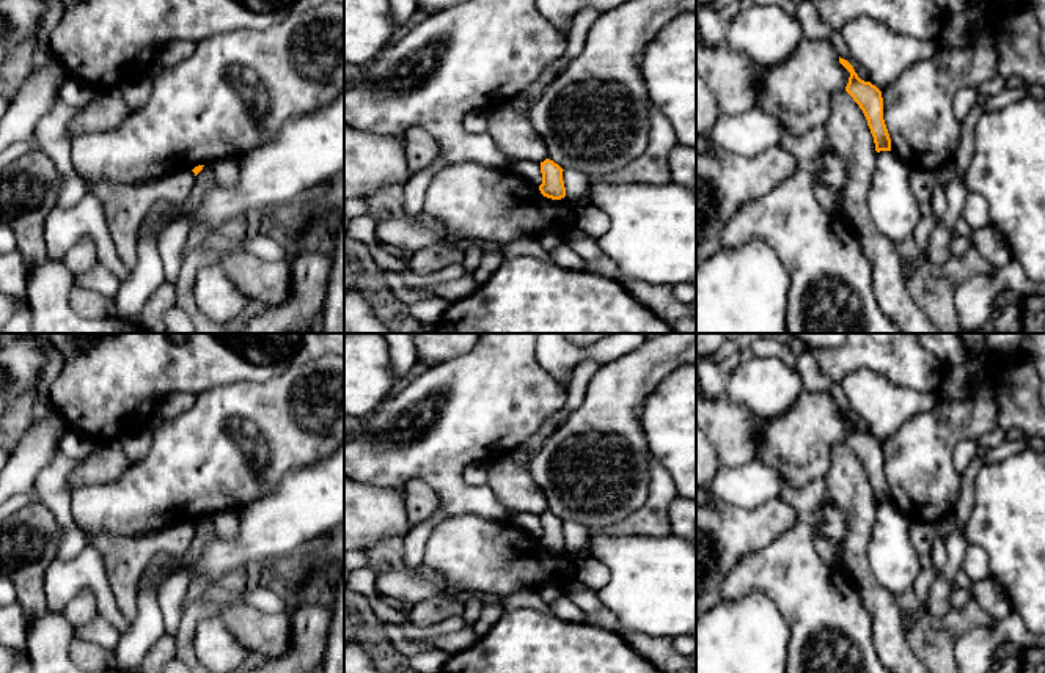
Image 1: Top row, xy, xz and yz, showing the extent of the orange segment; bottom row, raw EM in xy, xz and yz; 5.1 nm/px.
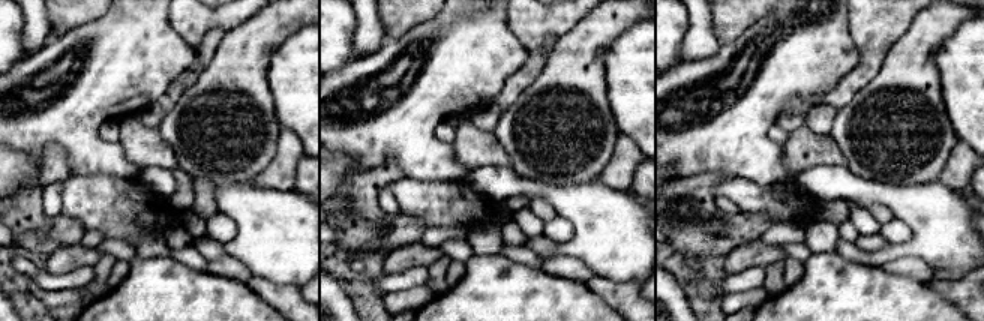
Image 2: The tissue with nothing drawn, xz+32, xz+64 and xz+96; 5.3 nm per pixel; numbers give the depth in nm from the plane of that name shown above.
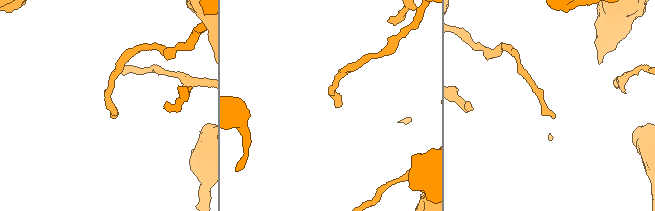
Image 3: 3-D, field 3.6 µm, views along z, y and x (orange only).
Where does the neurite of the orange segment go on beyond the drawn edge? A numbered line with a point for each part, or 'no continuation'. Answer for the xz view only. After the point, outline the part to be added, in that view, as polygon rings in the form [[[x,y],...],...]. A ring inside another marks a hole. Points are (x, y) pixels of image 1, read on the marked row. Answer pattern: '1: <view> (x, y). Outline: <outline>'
no continuation

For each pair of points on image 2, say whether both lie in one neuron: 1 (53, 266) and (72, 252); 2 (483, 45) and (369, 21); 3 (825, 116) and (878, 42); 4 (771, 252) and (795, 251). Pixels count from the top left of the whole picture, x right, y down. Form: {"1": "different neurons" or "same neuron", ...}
{"1": "same neuron", "2": "different neurons", "3": "different neurons", "4": "different neurons"}

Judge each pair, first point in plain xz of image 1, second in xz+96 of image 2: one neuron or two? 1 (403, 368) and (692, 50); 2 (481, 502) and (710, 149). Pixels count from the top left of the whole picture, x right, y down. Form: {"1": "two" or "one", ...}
{"1": "one", "2": "one"}

